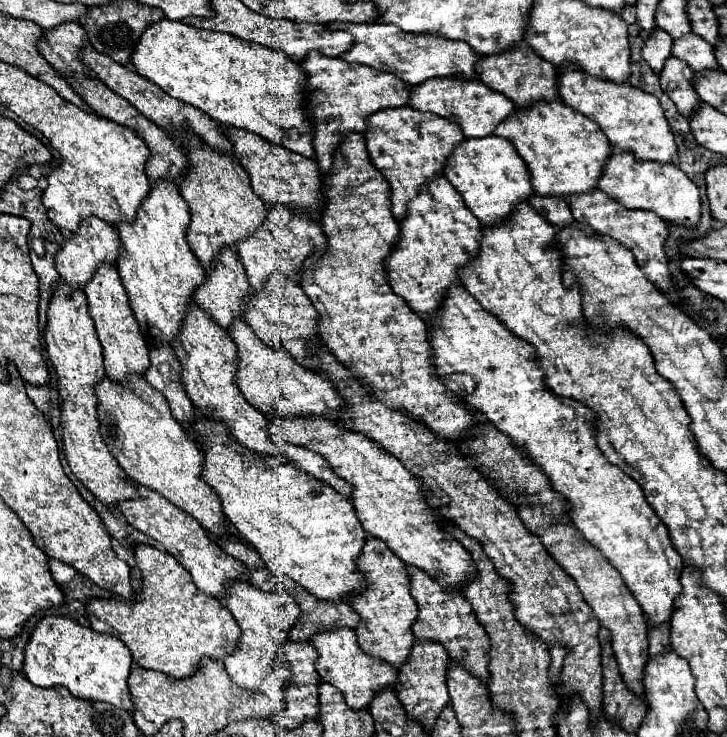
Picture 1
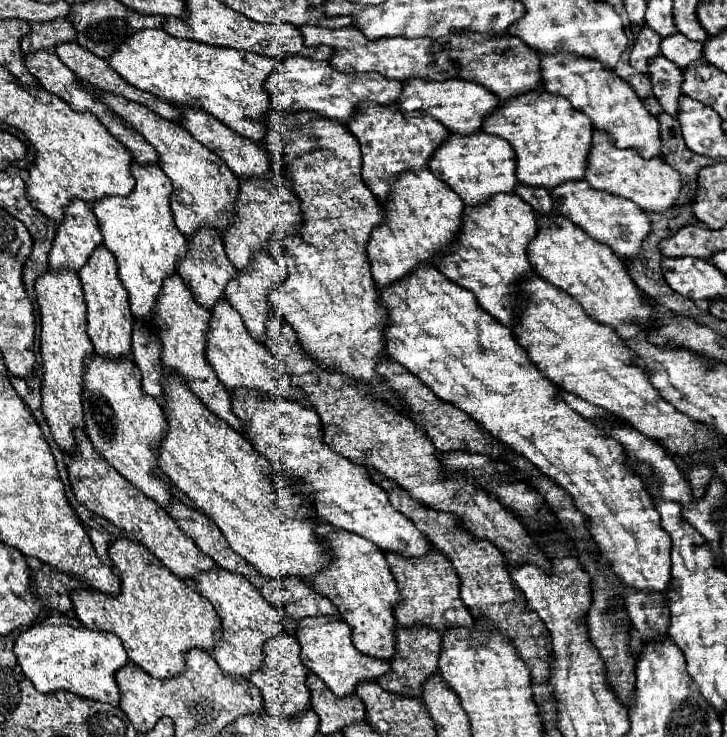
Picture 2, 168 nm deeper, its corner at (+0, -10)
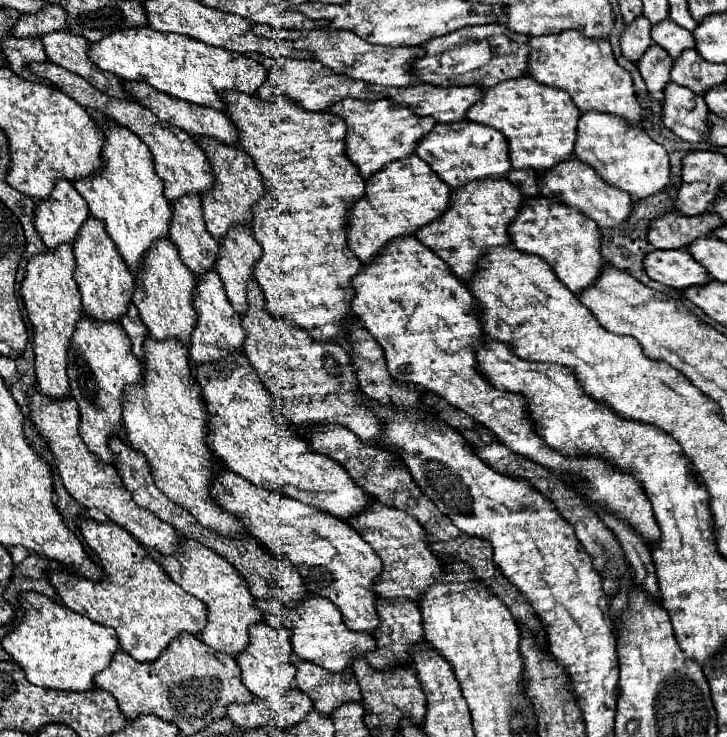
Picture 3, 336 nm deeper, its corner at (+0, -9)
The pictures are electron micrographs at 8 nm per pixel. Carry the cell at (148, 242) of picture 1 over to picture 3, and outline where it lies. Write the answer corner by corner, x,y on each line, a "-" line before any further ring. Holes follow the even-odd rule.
96,121
102,129
106,143
102,147
102,171
74,181
76,191
84,197
90,213
106,223
106,231
116,243
128,269
134,273
142,263
146,249
158,239
168,235
172,209
164,197
164,181
156,177
152,155
148,147
126,127
112,121

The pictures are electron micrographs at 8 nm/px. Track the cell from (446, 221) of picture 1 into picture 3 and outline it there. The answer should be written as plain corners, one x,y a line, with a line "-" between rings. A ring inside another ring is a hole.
414,153
410,157
402,157
402,161
386,165
382,173
374,173
374,177
366,181
364,197
350,207
346,217
348,247
364,265
368,265
390,239
396,235
416,233
426,223
438,219
448,209
448,203
450,187
438,179
430,165

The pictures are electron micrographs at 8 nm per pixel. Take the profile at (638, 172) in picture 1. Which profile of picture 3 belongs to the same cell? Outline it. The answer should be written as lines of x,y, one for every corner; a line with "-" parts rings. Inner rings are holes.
586,111
580,115
574,155
592,165
606,183
630,193
636,199
660,193
670,181
670,163
662,145
652,141
640,125
626,125
622,117
610,117
608,113

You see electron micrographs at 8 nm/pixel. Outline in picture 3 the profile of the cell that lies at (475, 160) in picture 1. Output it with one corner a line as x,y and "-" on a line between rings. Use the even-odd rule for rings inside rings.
458,121
458,125
442,125
436,123
422,141
418,141
418,153
434,173
450,187
462,187
468,181
484,179
484,177
504,177
510,171
508,161
508,145
506,137
488,125
478,125
474,121

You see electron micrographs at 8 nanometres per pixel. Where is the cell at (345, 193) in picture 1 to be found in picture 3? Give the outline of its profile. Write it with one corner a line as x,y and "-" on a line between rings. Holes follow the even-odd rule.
224,91
220,97
222,97
224,105
226,105
224,113
228,115
228,119
238,129
238,143
254,159
254,165
256,165
258,173
262,175
262,183
264,183
264,197
260,197
252,205
252,233
254,233
254,239
262,245
262,257
254,265
254,279
262,287
262,293
264,293
264,299
266,299
266,307
272,313
282,315
282,317
294,321
296,327
306,329
312,335
312,339
316,339
316,341
338,341
338,343
346,341
348,339
346,333
344,333
344,325
346,323
342,321
342,317
350,313
350,301
354,297
354,289
350,287
350,279
362,267
360,259
348,249
348,241
346,241
346,215
348,215
350,205
354,205
354,201
358,201
364,195
364,179
360,177
358,169
354,165
350,165
350,161
348,161
348,157
344,153
346,123
338,115
332,115
330,111
306,111
300,105
296,105
290,97
264,101
264,99
256,97
256,95
246,95
246,93
238,93
238,91

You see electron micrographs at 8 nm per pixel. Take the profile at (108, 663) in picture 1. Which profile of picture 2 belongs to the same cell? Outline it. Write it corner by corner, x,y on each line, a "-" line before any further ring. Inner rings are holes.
52,610
50,616
22,632
14,644
14,654
24,676
38,692
66,690
82,698
118,706
122,694
116,684
116,672
128,664
126,650
118,636
110,632
94,632
84,626
74,628
72,616

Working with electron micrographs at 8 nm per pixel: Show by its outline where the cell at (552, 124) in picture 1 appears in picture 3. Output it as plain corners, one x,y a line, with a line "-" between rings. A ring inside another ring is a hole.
528,75
522,77
522,81
504,81
502,85
494,85
494,89
484,89
482,101
476,101
466,117
506,135
508,155
514,169
530,167
540,171
572,157
580,111
566,91
542,85

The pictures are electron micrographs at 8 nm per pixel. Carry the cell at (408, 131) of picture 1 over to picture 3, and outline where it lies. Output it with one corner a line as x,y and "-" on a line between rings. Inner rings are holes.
342,99
334,103
330,111
346,121
348,125
346,157
358,167
364,179
370,179
386,163
410,155
416,149
418,141
426,133
430,133
430,129
436,125
432,117
418,117
410,109
390,99
378,99
374,103
364,103
358,99

